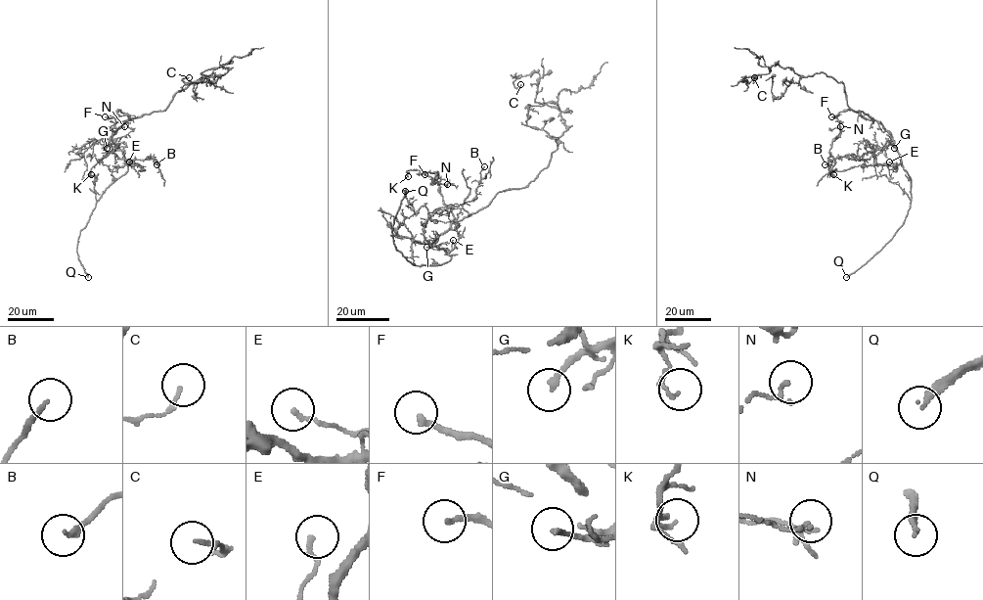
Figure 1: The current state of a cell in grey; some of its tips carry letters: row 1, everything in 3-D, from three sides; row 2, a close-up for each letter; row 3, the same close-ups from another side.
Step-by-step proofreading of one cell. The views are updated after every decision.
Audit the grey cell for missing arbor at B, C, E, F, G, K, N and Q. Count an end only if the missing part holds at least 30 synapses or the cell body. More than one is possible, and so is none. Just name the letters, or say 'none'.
F, Q

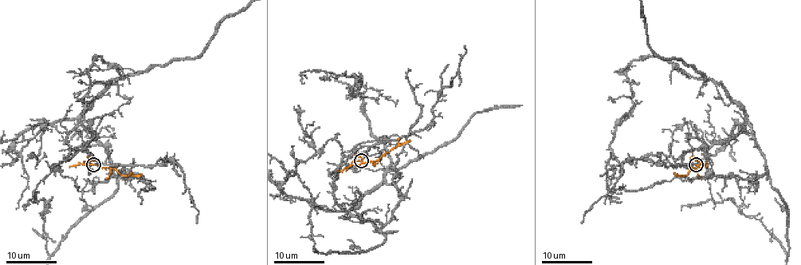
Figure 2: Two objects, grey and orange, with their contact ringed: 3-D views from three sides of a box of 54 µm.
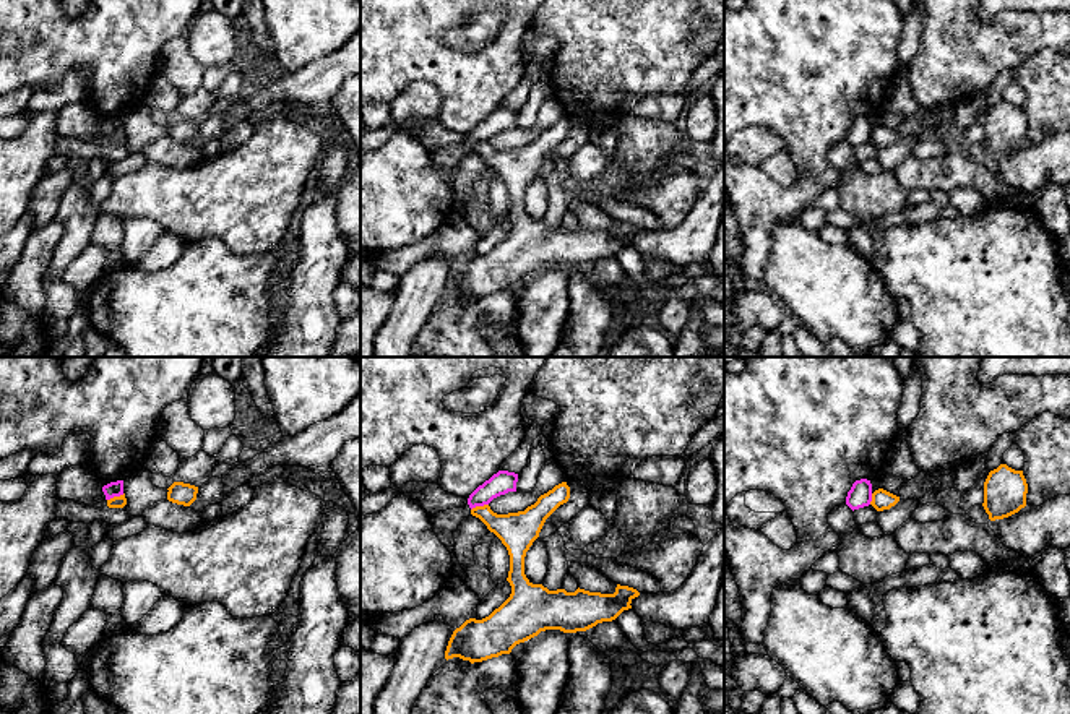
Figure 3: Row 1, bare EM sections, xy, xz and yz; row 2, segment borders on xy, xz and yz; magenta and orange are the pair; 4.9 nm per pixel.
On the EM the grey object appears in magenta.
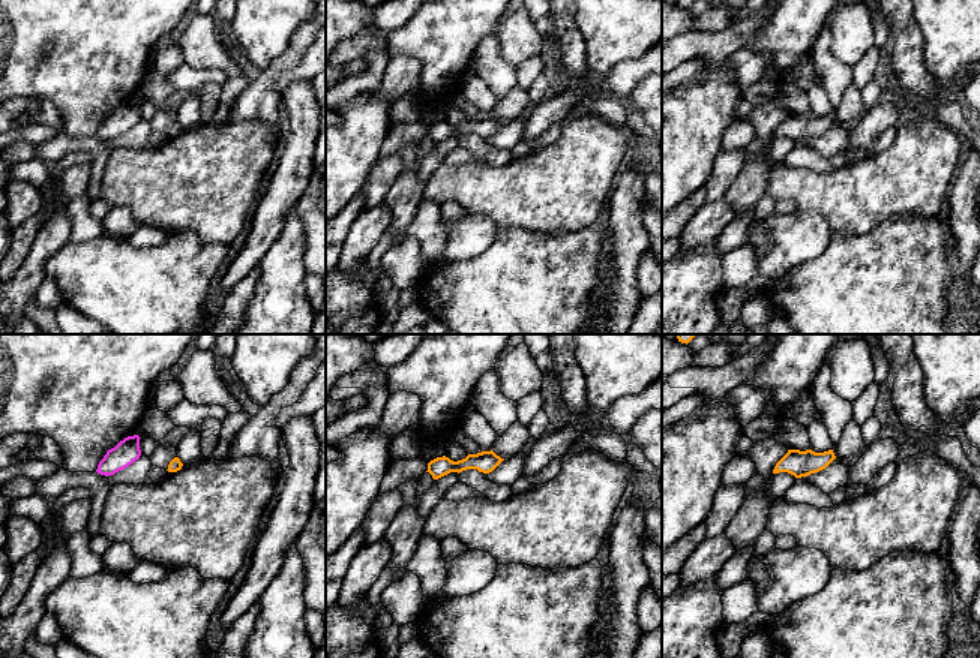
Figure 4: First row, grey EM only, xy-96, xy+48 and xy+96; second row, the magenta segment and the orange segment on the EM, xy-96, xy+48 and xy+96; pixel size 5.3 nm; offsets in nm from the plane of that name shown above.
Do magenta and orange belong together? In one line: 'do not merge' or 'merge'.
do not merge

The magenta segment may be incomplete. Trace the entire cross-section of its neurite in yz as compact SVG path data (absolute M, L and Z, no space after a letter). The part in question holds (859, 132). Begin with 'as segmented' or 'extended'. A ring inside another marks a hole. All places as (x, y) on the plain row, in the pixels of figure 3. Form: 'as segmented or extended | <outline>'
as segmented | M867 115L856 117L848 128L846 141L854 148L872 138L872 120Z

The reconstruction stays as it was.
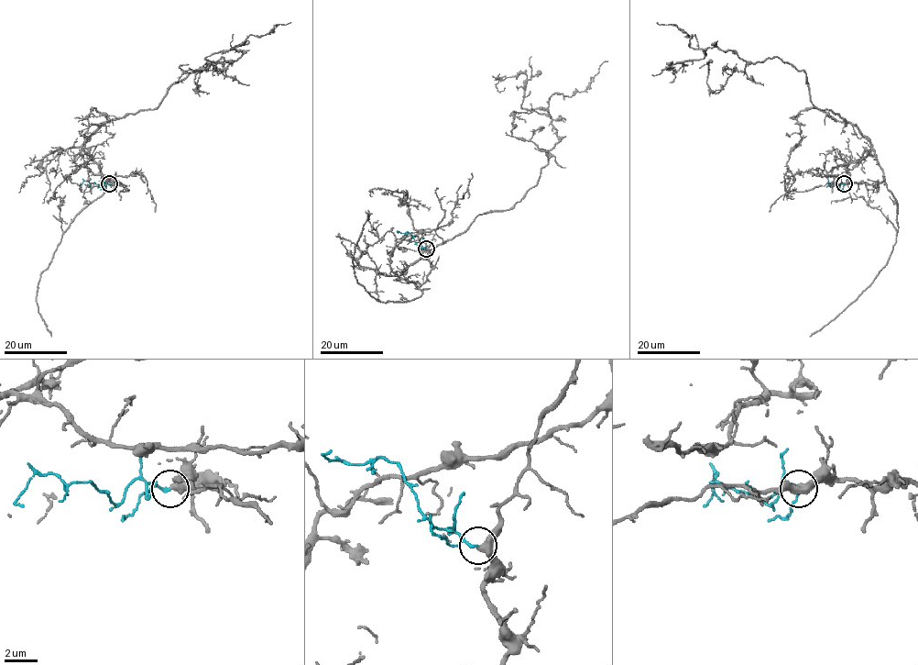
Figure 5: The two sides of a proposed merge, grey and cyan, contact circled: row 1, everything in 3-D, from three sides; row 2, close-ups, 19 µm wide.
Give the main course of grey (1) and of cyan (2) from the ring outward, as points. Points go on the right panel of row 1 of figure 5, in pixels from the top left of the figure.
1: (845, 183), (879, 184), (882, 168), (856, 126), (811, 100), (803, 71), (713, 47), (669, 69), (683, 64)
2: (845, 183), (841, 182), (838, 186), (828, 181), (826, 187)

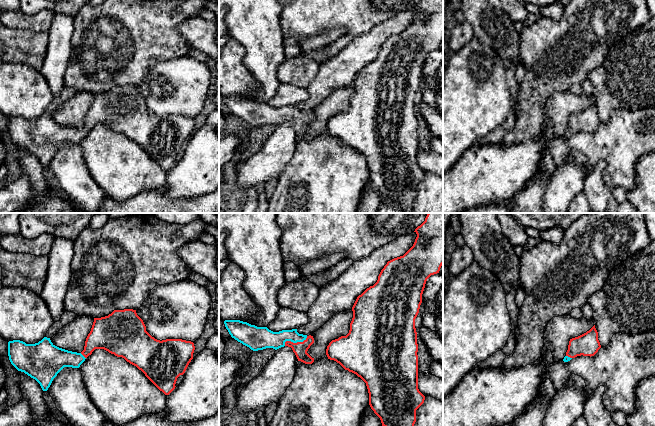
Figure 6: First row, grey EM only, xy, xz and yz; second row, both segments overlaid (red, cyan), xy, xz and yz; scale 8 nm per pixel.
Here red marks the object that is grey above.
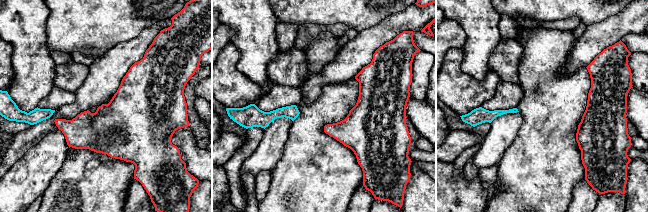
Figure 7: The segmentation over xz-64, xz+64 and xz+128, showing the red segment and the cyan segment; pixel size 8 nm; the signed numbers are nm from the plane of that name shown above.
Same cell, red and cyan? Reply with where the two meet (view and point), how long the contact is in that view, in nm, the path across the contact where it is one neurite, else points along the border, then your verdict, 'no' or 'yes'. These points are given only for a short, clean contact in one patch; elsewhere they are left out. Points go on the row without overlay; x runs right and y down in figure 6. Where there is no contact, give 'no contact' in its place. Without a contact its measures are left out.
contact xz (294, 119); length 200 nm; way xz (300, 125), (294, 119), (290, 115), (264, 114); yes

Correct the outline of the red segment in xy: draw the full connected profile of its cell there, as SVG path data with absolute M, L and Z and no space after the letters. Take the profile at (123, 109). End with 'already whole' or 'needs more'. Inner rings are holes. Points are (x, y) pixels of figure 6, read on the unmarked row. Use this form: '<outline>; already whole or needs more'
M114 86L101 94L94 94L84 126L81 129L68 127L55 122L50 114L44 113L35 120L26 120L20 116L8 118L8 132L11 140L21 148L35 155L43 167L47 167L53 155L64 143L79 144L95 125L104 125L117 133L124 134L141 146L145 152L165 171L174 165L177 154L183 151L193 135L194 119L182 115L157 116L147 107L143 96L136 86Z; needs more

